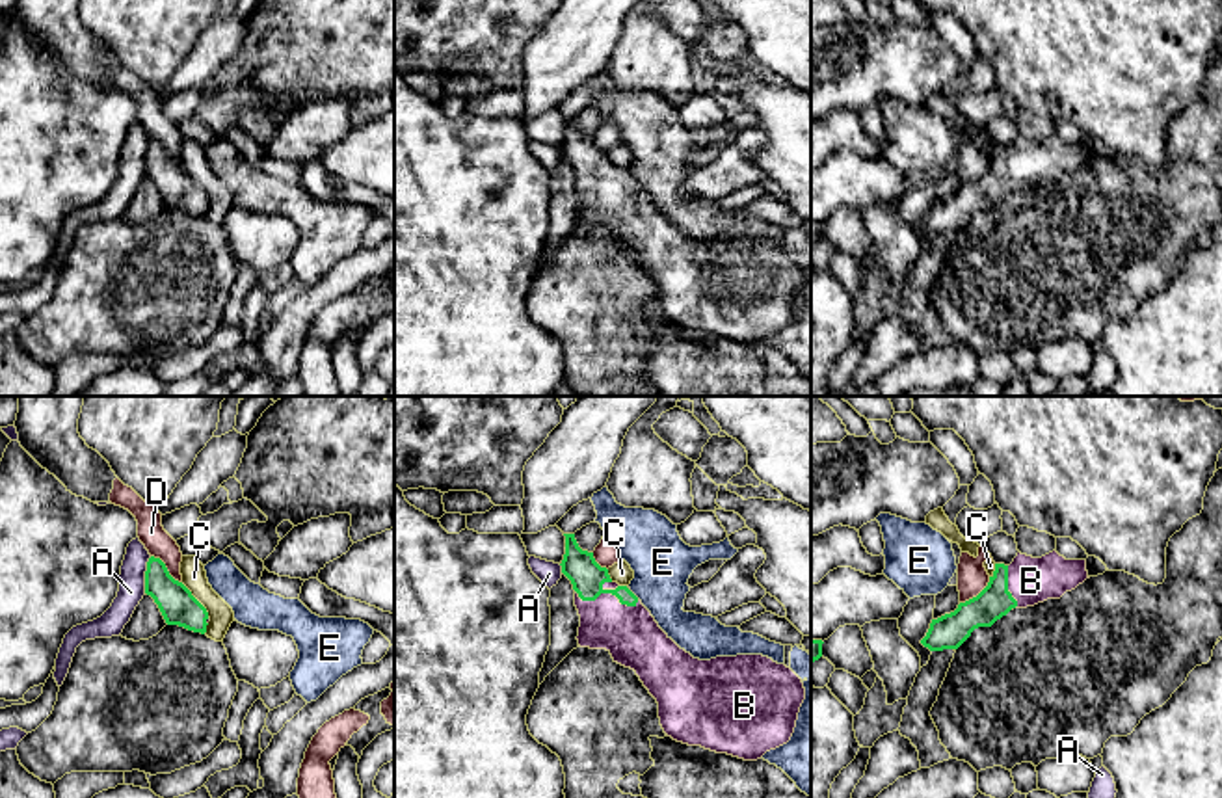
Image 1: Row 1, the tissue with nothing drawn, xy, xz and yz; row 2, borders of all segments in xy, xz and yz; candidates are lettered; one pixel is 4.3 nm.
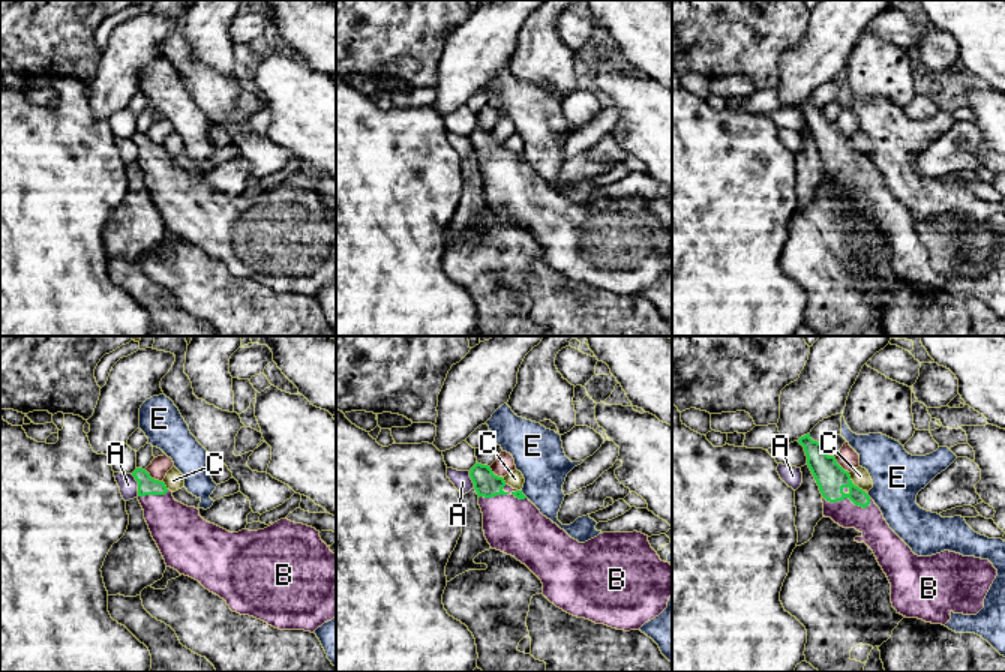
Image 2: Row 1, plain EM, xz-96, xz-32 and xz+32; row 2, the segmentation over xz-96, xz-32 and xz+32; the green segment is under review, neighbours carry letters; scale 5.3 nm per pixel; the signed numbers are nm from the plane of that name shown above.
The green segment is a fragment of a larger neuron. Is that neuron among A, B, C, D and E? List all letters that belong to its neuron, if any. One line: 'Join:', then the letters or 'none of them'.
Join: B

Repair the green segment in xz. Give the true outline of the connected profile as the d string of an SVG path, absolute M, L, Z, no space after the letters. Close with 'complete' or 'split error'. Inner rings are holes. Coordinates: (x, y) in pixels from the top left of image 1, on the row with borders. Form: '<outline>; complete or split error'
M575 534L564 536L565 554L560 565L575 590L578 645L606 649L614 662L636 672L658 703L660 725L668 737L744 761L757 761L790 740L805 699L804 683L790 668L763 655L694 658L658 627L629 586L614 582L593 552L578 547Z; split error

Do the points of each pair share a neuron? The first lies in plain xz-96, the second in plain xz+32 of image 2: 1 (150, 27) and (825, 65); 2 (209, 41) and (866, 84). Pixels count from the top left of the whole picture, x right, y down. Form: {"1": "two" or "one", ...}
{"1": "one", "2": "one"}

